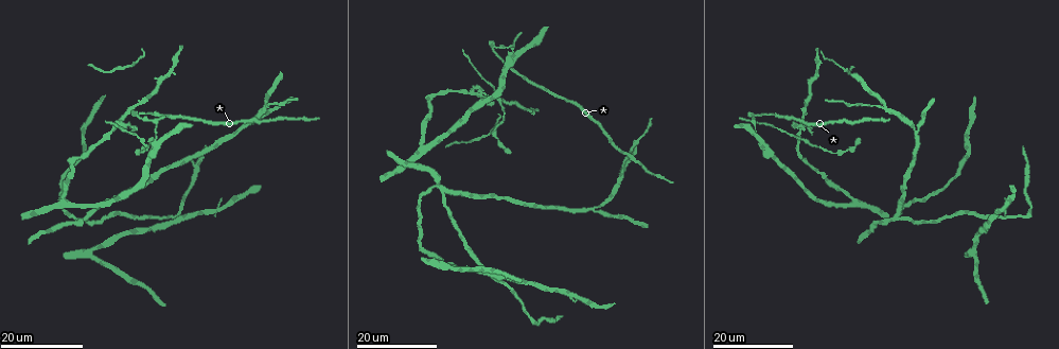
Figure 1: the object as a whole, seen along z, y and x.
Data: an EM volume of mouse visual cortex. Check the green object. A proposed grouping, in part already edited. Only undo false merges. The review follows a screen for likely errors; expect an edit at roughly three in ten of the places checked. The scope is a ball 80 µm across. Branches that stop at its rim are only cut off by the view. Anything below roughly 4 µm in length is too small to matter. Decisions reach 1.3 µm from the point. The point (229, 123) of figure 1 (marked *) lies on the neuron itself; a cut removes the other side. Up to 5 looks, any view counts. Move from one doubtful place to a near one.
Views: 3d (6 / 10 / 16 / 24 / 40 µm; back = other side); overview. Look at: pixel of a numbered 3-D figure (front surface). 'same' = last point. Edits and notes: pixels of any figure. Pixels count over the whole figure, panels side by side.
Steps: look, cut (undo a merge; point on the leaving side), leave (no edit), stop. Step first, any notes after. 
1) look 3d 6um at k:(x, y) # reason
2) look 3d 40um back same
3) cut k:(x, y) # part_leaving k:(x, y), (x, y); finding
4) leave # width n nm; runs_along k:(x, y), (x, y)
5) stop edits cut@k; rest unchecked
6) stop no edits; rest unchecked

look 3d 16um at 1:(123, 124) # four arms meet

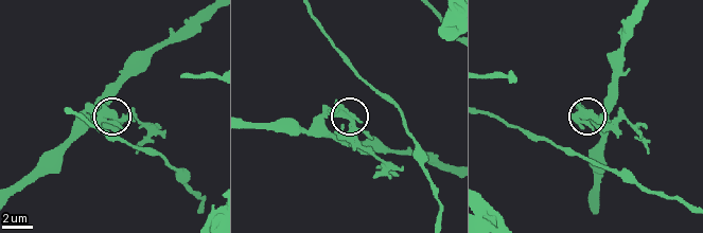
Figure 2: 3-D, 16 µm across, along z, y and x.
look 3d 6um at 2:(108, 122) # closer look

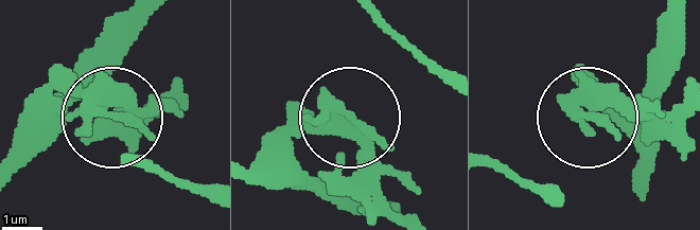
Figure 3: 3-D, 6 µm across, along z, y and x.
leave # arms 4; continuous, no second neuron

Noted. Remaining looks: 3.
look 3d 16um at 1:(808, 80)

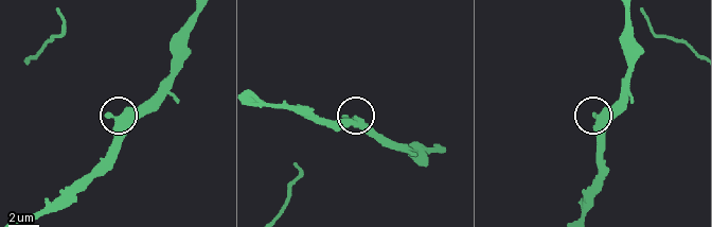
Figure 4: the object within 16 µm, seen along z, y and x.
look 3d 10um at 4:(118, 120)

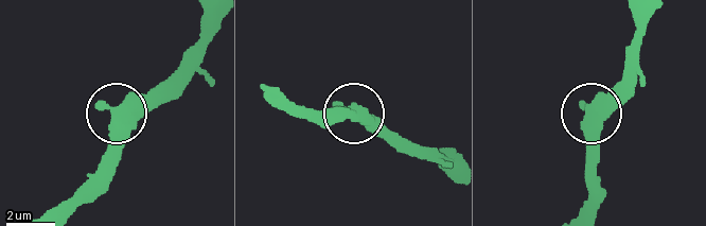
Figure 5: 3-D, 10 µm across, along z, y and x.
leave # runs_along 5:(57, 212), (99, 170), (115, 121), (159, 86); continuous, no second neuron

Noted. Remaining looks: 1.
stop no edits; rest unchecked

